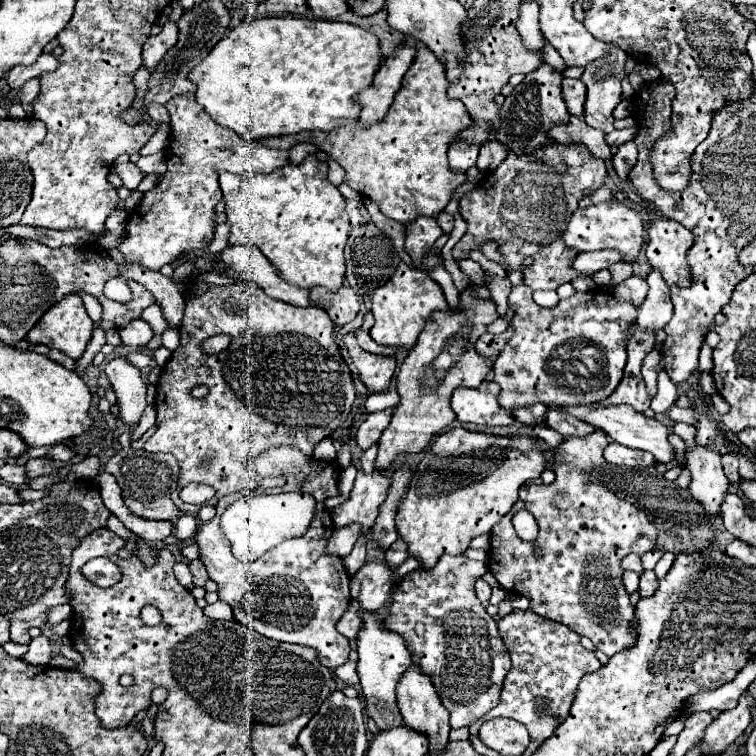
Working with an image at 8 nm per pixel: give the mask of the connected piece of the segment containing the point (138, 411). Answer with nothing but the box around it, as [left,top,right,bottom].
[104,358,146,428]

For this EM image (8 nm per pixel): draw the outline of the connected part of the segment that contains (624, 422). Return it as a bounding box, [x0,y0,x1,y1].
[548,404,674,462]

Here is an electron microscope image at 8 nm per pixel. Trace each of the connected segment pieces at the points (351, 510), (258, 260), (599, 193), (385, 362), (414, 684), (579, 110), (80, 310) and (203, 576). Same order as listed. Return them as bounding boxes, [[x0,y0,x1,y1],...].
[[332,470,390,534],[214,246,312,306],[580,186,612,208],[344,334,396,392],[398,666,448,752],[562,78,586,118],[26,294,94,360],[190,560,210,586]]

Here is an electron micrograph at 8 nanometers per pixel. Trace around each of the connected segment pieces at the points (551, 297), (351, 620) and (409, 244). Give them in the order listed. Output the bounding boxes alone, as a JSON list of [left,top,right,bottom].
[[534,292,558,306],[336,600,362,640],[406,218,442,268]]

